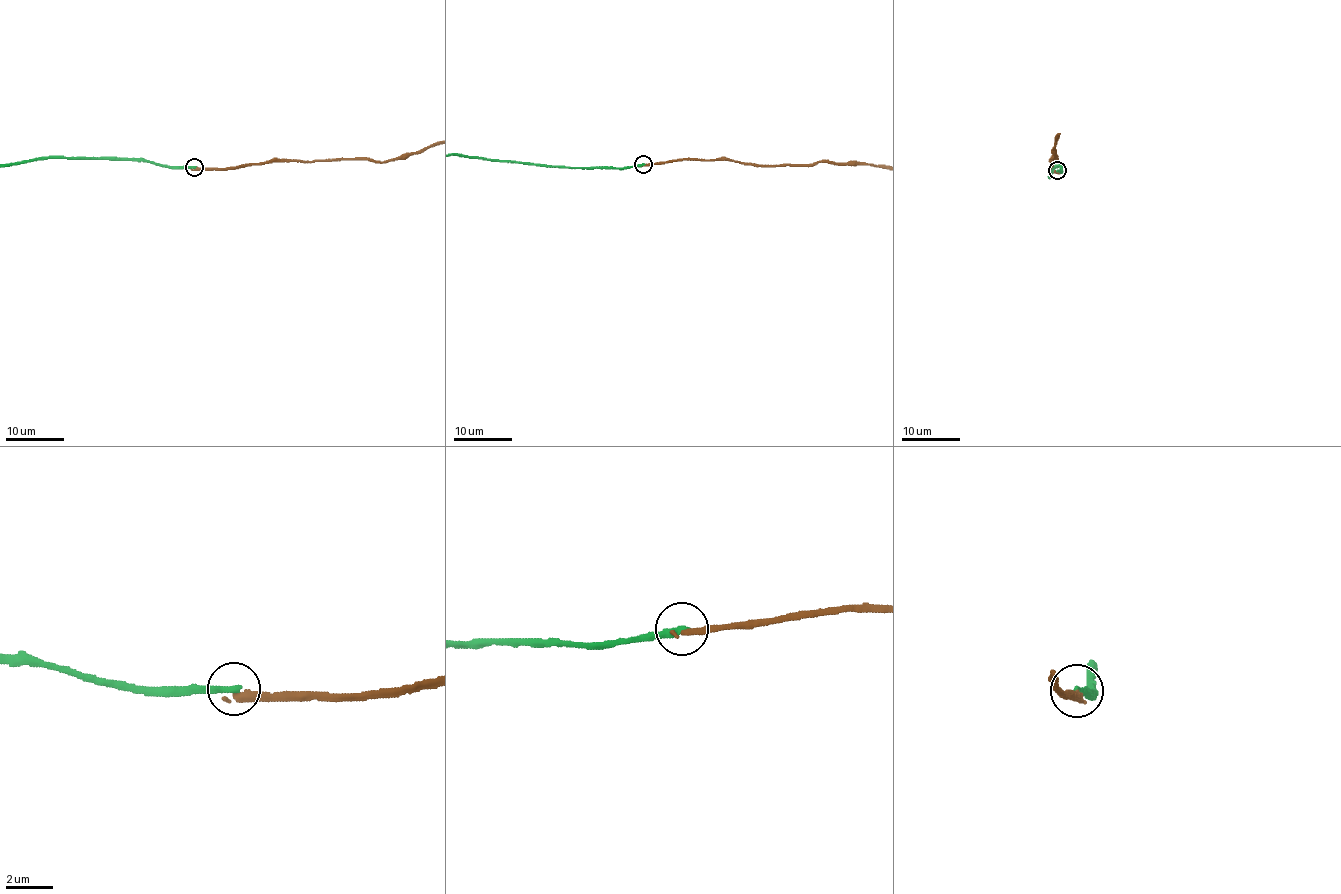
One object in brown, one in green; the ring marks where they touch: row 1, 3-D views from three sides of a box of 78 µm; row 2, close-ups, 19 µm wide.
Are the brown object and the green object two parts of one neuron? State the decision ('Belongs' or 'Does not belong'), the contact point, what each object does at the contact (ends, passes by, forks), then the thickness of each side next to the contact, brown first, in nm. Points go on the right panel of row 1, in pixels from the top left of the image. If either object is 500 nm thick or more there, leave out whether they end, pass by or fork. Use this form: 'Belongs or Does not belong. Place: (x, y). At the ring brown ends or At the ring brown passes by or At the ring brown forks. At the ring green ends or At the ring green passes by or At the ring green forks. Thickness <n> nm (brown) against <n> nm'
Does not belong. Place: (1057, 170). At the ring brown ends. At the ring green ends. Thickness 280 nm (brown) against 300 nm

